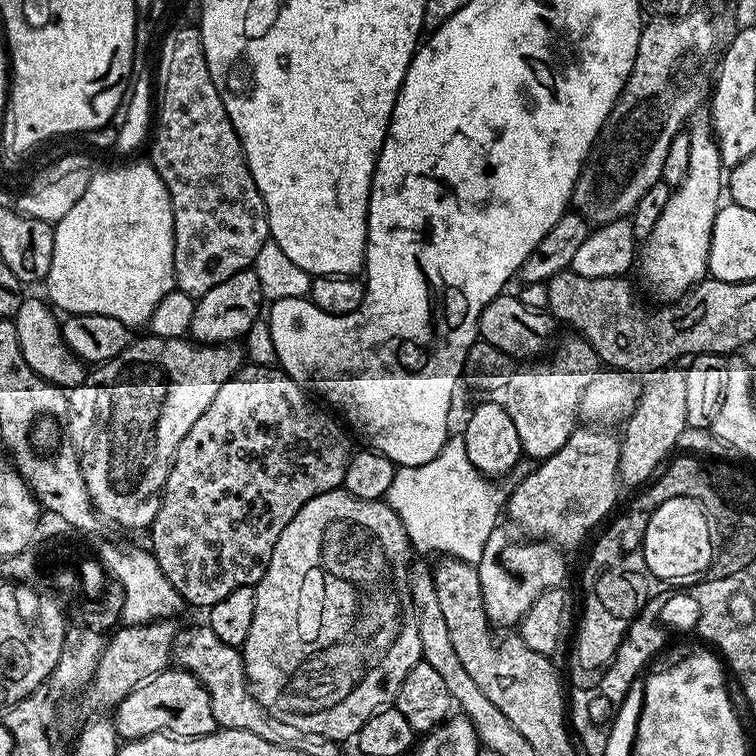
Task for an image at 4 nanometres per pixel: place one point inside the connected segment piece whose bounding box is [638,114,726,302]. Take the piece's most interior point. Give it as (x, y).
(674, 257)

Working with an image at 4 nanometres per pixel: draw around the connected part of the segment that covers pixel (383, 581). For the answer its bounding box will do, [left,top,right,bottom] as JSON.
[242,487,424,742]

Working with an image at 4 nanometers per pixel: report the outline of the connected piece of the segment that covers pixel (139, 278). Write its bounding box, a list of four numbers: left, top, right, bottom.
[47,163,173,326]

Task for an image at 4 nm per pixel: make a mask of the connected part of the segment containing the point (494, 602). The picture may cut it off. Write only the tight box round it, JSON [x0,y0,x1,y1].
[475,526,568,626]

